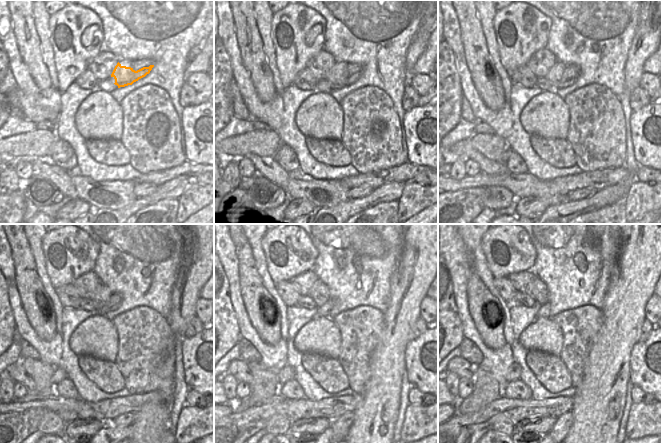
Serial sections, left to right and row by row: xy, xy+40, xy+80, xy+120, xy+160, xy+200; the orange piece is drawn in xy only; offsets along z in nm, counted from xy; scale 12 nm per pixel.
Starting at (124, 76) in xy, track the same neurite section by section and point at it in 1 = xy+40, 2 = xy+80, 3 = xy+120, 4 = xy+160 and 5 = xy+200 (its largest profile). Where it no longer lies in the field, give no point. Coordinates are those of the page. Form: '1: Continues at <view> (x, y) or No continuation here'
1: Continues at xy+40 (340, 70)
2: Continues at xy+80 (558, 69)
3: Continues at xy+120 (103, 294)
4: Continues at xy+160 (319, 292)
5: Continues at xy+200 (536, 288)

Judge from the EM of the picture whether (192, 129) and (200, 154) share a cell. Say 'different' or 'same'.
same

